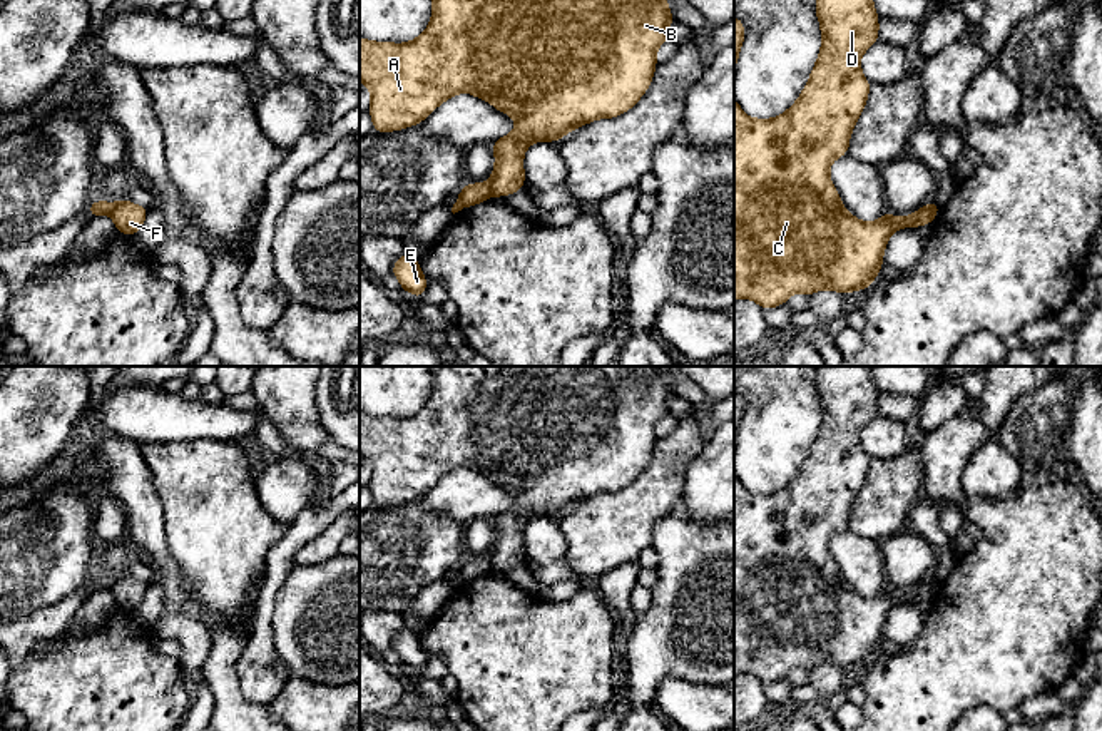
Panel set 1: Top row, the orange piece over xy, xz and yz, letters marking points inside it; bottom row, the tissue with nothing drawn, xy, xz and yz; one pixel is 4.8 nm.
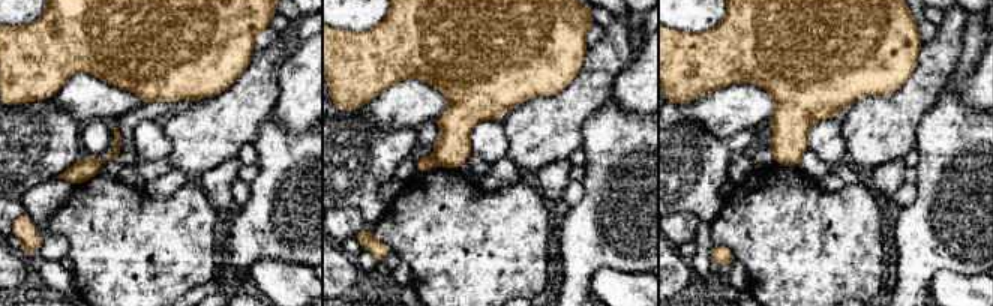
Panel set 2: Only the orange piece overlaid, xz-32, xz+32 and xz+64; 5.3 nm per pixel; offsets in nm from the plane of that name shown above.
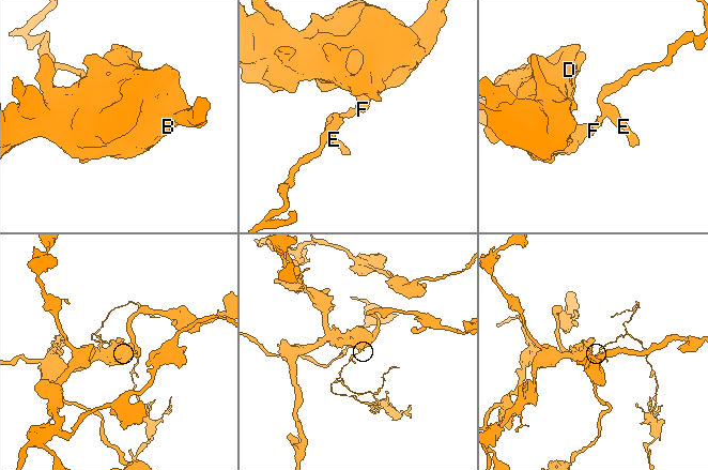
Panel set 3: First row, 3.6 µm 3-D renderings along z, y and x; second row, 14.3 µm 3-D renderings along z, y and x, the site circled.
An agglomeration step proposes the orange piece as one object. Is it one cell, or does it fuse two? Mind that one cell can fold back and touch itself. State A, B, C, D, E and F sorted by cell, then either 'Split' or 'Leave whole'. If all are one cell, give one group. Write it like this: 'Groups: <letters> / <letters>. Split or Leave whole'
Groups: A B C D F / E. Split

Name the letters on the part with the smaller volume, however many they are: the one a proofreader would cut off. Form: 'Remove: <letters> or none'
Remove: E

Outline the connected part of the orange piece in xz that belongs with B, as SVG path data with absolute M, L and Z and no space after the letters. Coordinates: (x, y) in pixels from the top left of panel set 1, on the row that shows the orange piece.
M431 0L433 12L426 30L408 43L371 42L360 37L360 80L371 92L370 115L375 132L393 132L423 122L440 104L450 97L468 92L487 100L497 110L513 117L518 125L505 137L492 142L495 169L485 182L492 196L507 197L525 186L523 154L533 142L559 142L567 132L597 119L619 117L632 109L650 87L657 67L656 50L669 42L669 25L676 20L667 0Z

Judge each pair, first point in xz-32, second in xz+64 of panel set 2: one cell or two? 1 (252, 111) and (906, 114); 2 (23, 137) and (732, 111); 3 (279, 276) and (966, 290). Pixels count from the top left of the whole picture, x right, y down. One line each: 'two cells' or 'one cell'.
1: one cell
2: two cells
3: one cell

